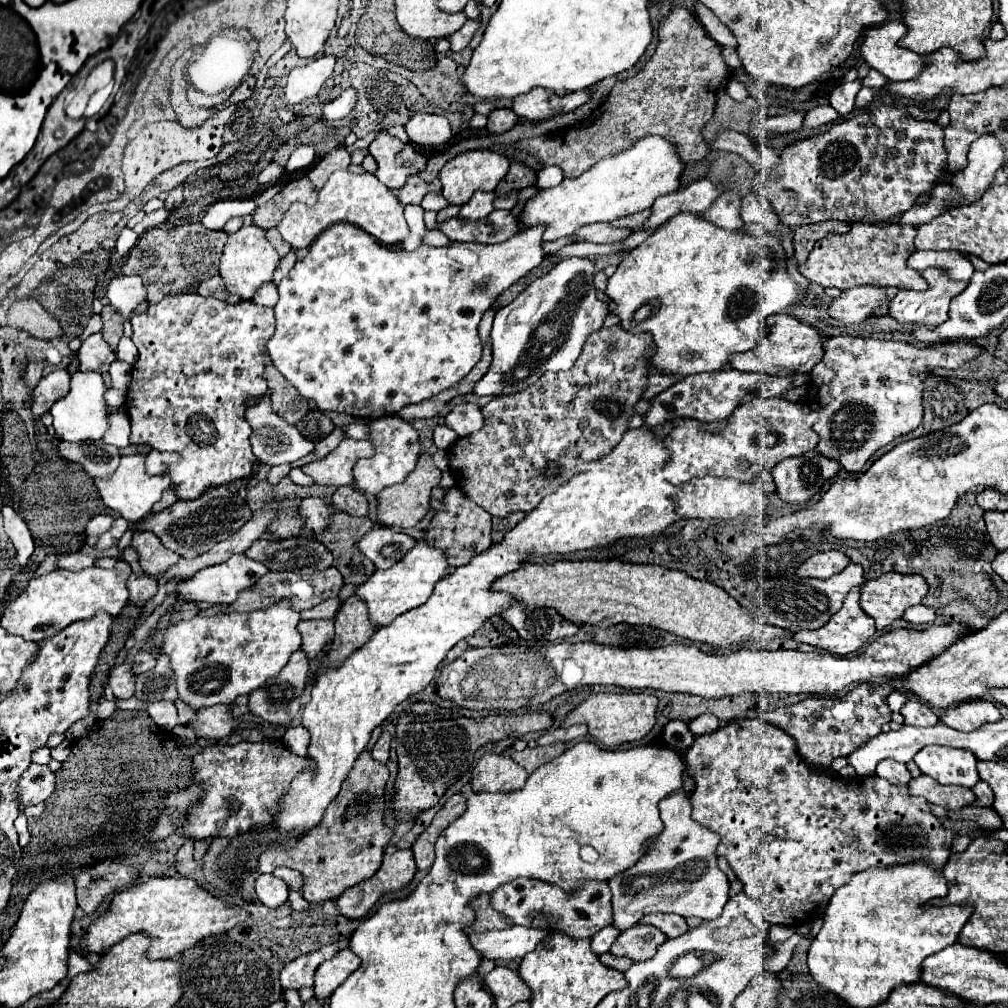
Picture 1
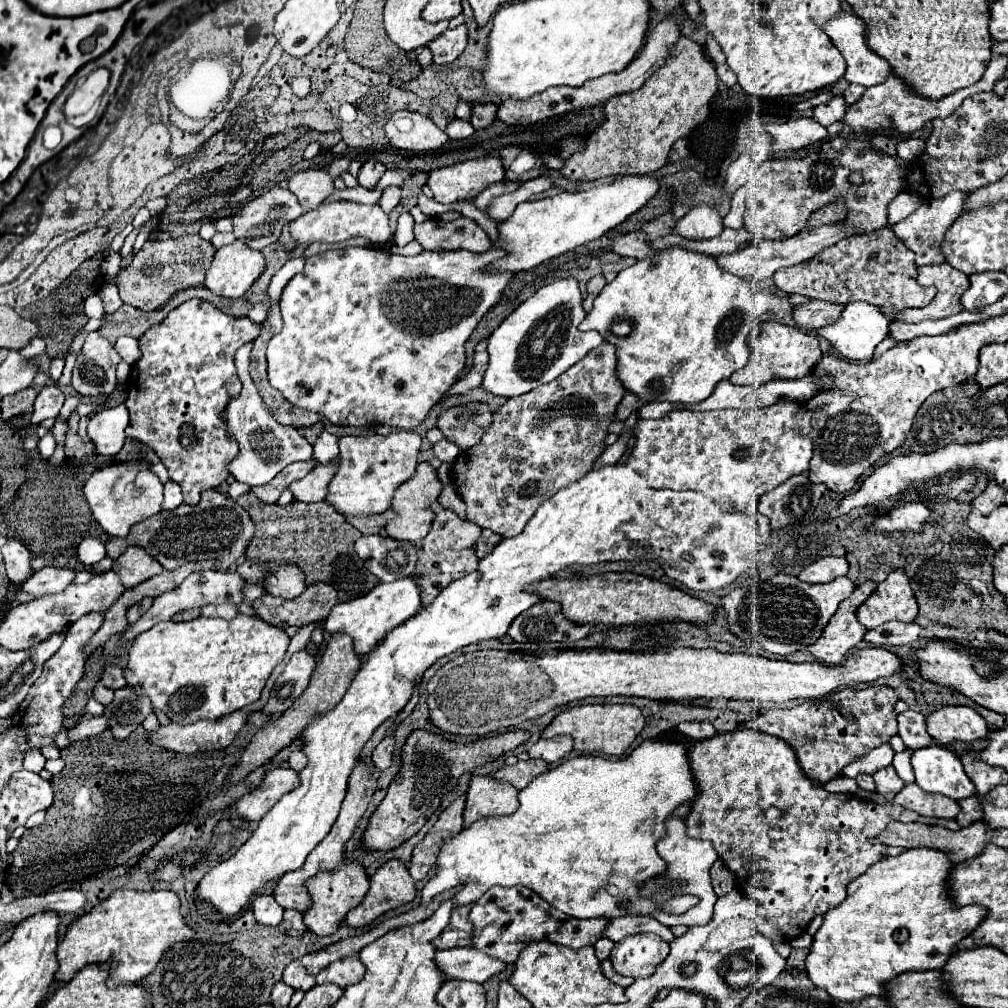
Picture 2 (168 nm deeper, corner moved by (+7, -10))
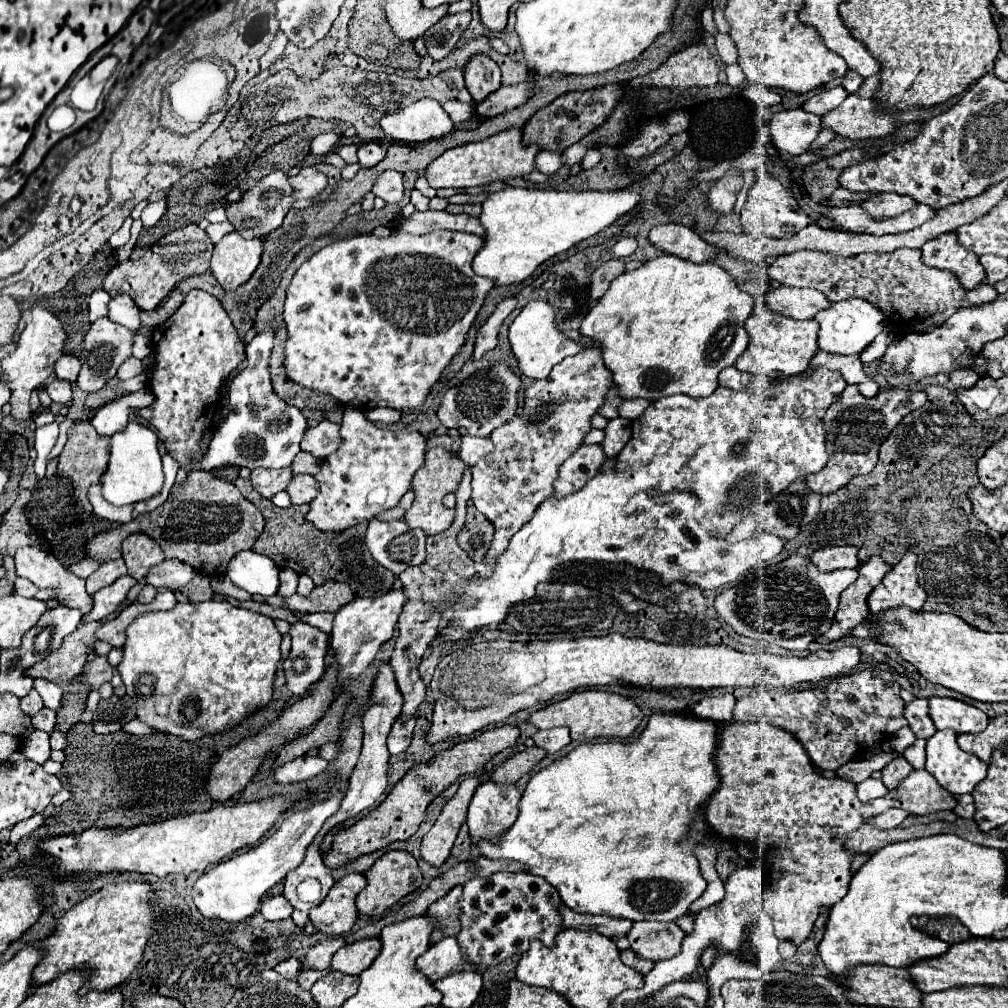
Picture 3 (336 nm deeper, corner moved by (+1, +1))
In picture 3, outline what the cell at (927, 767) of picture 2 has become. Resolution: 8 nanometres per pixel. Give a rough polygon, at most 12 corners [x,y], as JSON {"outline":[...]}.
{"outline":[[954,730],[926,742],[926,770],[952,796],[970,794],[986,768]]}

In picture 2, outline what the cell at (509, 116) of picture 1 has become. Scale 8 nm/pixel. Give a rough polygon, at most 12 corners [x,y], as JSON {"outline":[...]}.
{"outline":[[472,103],[474,129],[490,127],[496,121],[496,105]]}

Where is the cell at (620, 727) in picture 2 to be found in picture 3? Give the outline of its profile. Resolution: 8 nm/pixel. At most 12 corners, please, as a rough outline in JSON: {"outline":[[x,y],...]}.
{"outline":[[574,692],[530,716],[572,740],[628,738],[644,712],[626,696]]}

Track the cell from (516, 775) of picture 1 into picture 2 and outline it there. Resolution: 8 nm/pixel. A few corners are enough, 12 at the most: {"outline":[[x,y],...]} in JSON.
{"outline":[[474,777],[464,827],[478,819],[510,815],[518,791],[492,777]]}

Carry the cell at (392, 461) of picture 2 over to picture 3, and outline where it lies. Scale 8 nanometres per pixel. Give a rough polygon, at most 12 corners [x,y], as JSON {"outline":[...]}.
{"outline":[[346,408],[306,516],[346,530],[394,508],[424,466],[414,428]]}

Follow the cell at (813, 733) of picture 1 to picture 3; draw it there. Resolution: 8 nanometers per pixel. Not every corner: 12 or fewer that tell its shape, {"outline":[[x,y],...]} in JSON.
{"outline":[[860,670],[802,692],[758,690],[734,722],[796,736],[838,770],[908,726],[900,684]]}

